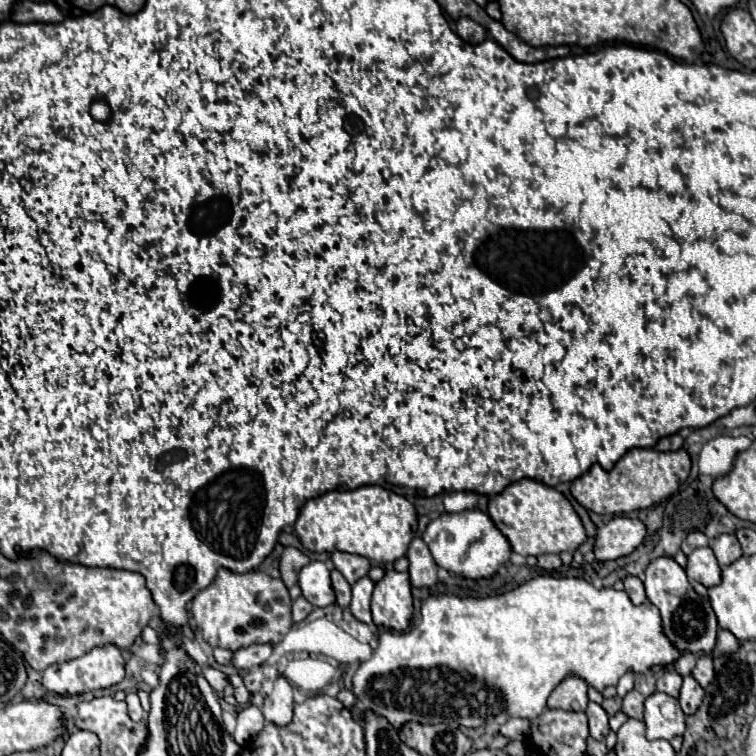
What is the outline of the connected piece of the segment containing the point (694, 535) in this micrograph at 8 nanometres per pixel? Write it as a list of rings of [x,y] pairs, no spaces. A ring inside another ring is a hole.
[[[690,532],[682,544],[682,552],[688,556],[692,550],[696,550],[700,546],[708,546],[708,544],[710,544],[710,540],[702,532]]]

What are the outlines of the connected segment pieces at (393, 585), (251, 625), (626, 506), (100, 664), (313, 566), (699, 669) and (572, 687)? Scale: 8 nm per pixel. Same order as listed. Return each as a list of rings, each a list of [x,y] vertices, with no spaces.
[[[388,570],[386,576],[376,582],[372,596],[372,618],[378,626],[388,630],[406,630],[412,618],[412,594],[408,572]]]
[[[220,570],[216,580],[200,590],[192,600],[192,616],[210,646],[238,650],[252,644],[278,644],[292,628],[292,600],[280,578],[270,578],[260,570],[234,574]]]
[[[632,448],[608,472],[602,470],[600,464],[594,464],[586,474],[582,474],[572,482],[570,492],[590,512],[628,514],[662,502],[680,488],[680,484],[688,478],[688,474],[690,474],[690,456],[684,448],[676,452],[658,452],[654,448]]]
[[[114,644],[94,648],[88,654],[74,658],[74,660],[68,660],[68,662],[62,662],[62,664],[52,664],[42,672],[44,688],[54,692],[54,694],[62,694],[62,696],[110,688],[122,680],[124,680],[124,658],[122,658],[122,652]]]
[[[310,562],[300,570],[298,584],[302,588],[302,596],[312,604],[312,606],[330,606],[334,598],[332,582],[330,582],[330,570],[326,568],[324,562]]]
[[[702,656],[702,658],[696,662],[696,666],[694,666],[694,670],[692,670],[692,676],[694,676],[694,680],[696,680],[702,688],[706,688],[706,686],[712,682],[712,678],[714,678],[712,658],[710,658],[710,656]]]
[[[570,676],[562,680],[554,692],[548,696],[548,708],[558,708],[558,710],[586,710],[588,706],[588,696],[586,696],[588,684],[582,678]]]

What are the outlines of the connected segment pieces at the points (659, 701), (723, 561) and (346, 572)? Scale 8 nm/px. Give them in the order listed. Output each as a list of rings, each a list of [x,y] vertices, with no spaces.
[[[656,692],[646,698],[644,702],[644,724],[646,724],[646,738],[656,740],[672,740],[674,736],[684,734],[686,716],[678,706],[676,698],[664,696]]]
[[[720,534],[716,540],[712,540],[710,548],[714,550],[714,556],[720,566],[732,564],[734,560],[738,560],[742,556],[740,542],[736,540],[734,534]]]
[[[332,552],[332,564],[334,568],[348,580],[348,584],[356,584],[356,580],[364,578],[370,570],[370,560],[358,554],[348,554],[348,552]]]

